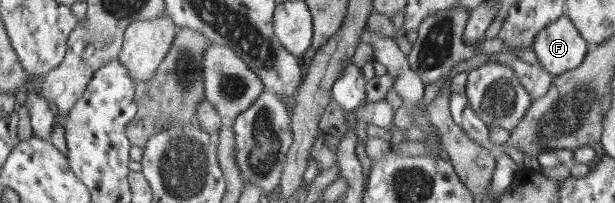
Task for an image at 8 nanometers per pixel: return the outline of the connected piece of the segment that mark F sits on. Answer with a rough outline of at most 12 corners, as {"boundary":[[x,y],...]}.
{"boundary":[[566,16],[534,38],[538,64],[553,77],[577,69],[585,41]]}

